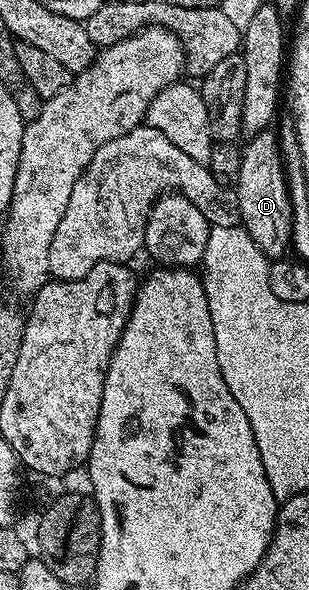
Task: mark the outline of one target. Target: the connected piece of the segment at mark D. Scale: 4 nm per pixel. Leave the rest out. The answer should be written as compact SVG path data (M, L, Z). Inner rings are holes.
M264 131L254 134L248 141L251 142L242 146L241 171L233 186L239 204L239 219L243 230L253 239L253 243L257 243L257 247L261 247L261 251L268 259L283 259L292 248L291 200L287 190L287 176L283 170L283 156L279 153L279 138L274 132Z

